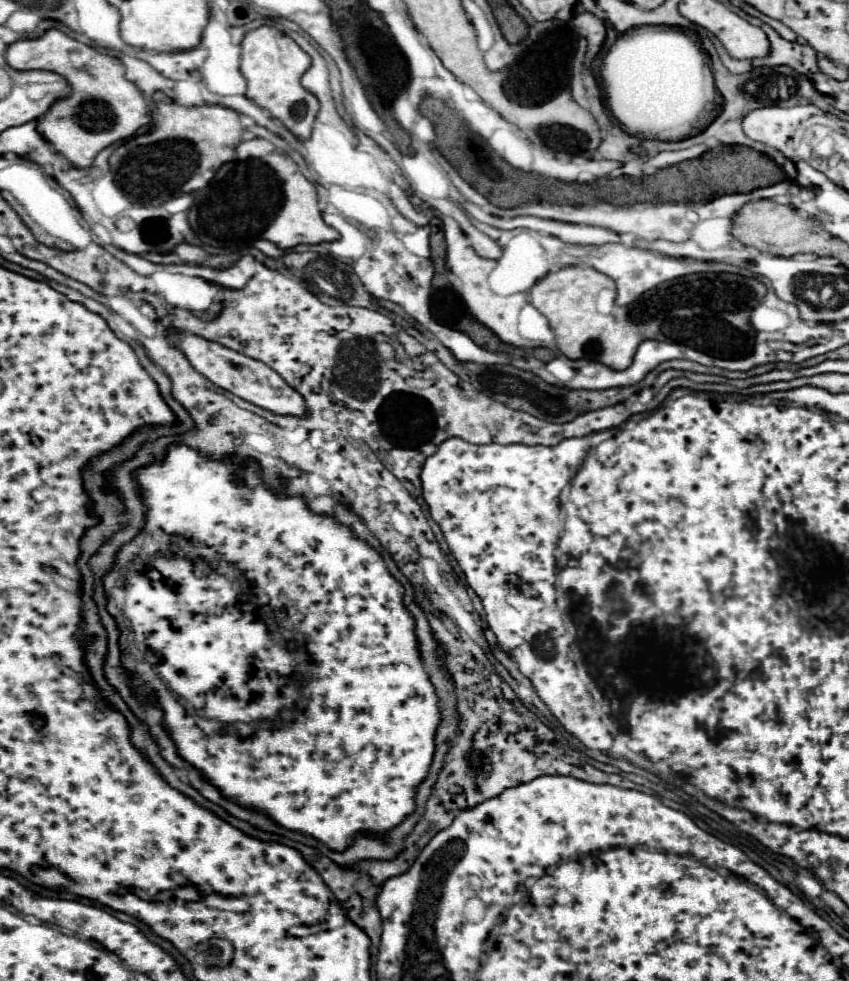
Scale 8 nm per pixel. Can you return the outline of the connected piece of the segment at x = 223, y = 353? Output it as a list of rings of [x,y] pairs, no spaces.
[[[172,331],[170,339],[176,343],[176,347],[180,347],[184,351],[184,355],[192,363],[192,367],[198,373],[202,373],[208,381],[212,381],[214,385],[228,389],[234,395],[238,395],[238,397],[242,397],[242,399],[246,399],[246,401],[250,401],[262,409],[268,409],[276,415],[304,417],[304,413],[306,413],[304,397],[300,397],[300,393],[296,393],[296,389],[292,389],[274,369],[270,369],[262,361],[250,359],[242,353],[236,353],[236,351],[222,347],[220,343],[206,341],[206,339],[196,337],[196,335],[184,335],[184,333]]]

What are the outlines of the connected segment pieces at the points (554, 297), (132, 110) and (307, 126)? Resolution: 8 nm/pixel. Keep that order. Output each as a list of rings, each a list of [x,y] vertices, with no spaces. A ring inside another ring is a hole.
[[[566,267],[566,269],[560,269],[556,273],[548,273],[544,279],[540,279],[532,289],[530,289],[530,303],[548,319],[550,323],[550,329],[554,331],[556,335],[556,345],[560,349],[562,355],[566,355],[568,359],[576,361],[576,359],[590,359],[590,361],[598,361],[610,369],[626,369],[630,363],[632,363],[632,357],[638,349],[638,345],[646,339],[658,339],[658,341],[670,341],[670,343],[680,343],[680,345],[688,345],[692,349],[698,349],[702,353],[708,353],[712,357],[720,357],[720,359],[736,359],[736,357],[746,357],[750,351],[752,351],[752,345],[754,345],[754,329],[750,325],[750,311],[758,305],[758,301],[766,295],[766,287],[762,281],[758,279],[750,279],[750,277],[742,277],[742,275],[732,275],[732,273],[696,273],[696,275],[688,275],[688,277],[678,277],[678,279],[672,279],[672,281],[666,281],[664,285],[658,285],[658,287],[670,287],[670,289],[650,289],[648,293],[644,293],[644,297],[636,299],[632,305],[626,305],[626,307],[618,307],[614,303],[616,299],[616,285],[610,277],[606,277],[604,273],[592,269],[592,267]]]
[[[50,29],[36,39],[20,39],[8,45],[6,61],[12,69],[20,71],[44,69],[60,73],[70,83],[70,97],[56,101],[50,111],[38,119],[38,133],[76,167],[90,167],[104,147],[132,137],[140,127],[152,121],[144,95],[124,77],[120,59],[98,53],[94,47],[80,43],[58,29]]]
[[[266,25],[248,31],[240,47],[242,47],[240,71],[248,83],[246,97],[252,99],[262,109],[266,109],[298,139],[308,139],[312,123],[318,113],[318,99],[300,85],[300,77],[310,67],[312,59],[286,33]]]

